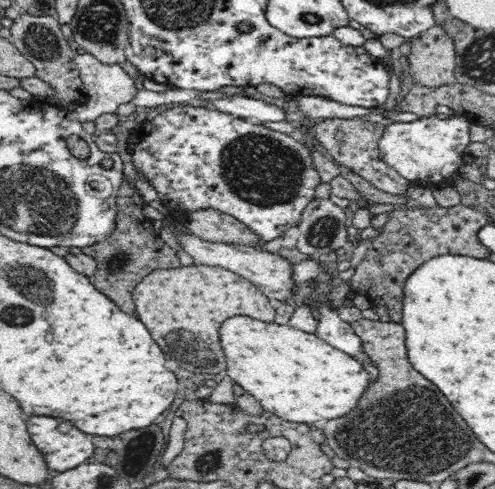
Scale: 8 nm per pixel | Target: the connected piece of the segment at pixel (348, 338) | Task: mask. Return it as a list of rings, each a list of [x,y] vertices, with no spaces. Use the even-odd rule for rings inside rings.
[[[318,303],[314,308],[320,313],[317,329],[314,332],[316,336],[356,360],[364,364],[372,364],[367,354],[362,352],[361,338],[355,333],[351,324],[342,321],[337,310],[329,308],[327,303]]]

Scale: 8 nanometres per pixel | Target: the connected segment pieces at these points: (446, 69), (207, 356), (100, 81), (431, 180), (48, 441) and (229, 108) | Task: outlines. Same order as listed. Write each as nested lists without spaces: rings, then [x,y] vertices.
[[[434,25],[427,31],[420,33],[411,39],[412,49],[407,55],[410,74],[417,84],[429,87],[438,87],[455,81],[454,69],[456,51],[454,41],[441,26]]]
[[[192,264],[154,270],[144,275],[132,292],[138,320],[148,328],[156,344],[168,352],[168,356],[180,356],[180,364],[189,371],[210,374],[221,373],[227,358],[221,347],[219,328],[232,316],[248,316],[274,322],[275,303],[257,290],[248,280],[222,267]]]
[[[90,53],[78,54],[73,58],[73,61],[77,64],[80,78],[89,96],[86,104],[73,110],[80,122],[94,121],[105,112],[116,113],[119,104],[126,104],[132,100],[133,96],[136,96],[138,88],[134,86],[135,78],[118,63],[104,64]]]
[[[456,114],[444,119],[439,119],[434,115],[432,117],[420,117],[412,122],[396,121],[387,124],[382,138],[379,140],[381,159],[412,185],[418,184],[426,188],[452,186],[456,179],[462,178],[458,168],[467,161],[465,150],[466,146],[471,142],[468,136],[470,124],[471,122],[466,117]]]
[[[32,416],[28,420],[32,442],[42,452],[48,468],[64,472],[91,461],[88,458],[94,454],[94,445],[88,436],[78,428],[70,428],[70,432],[64,434],[58,430],[58,424],[60,420],[48,416]]]
[[[245,94],[209,101],[213,102],[220,112],[256,123],[264,124],[266,122],[284,122],[286,120],[286,114],[282,108],[266,103],[256,97],[247,97]]]

